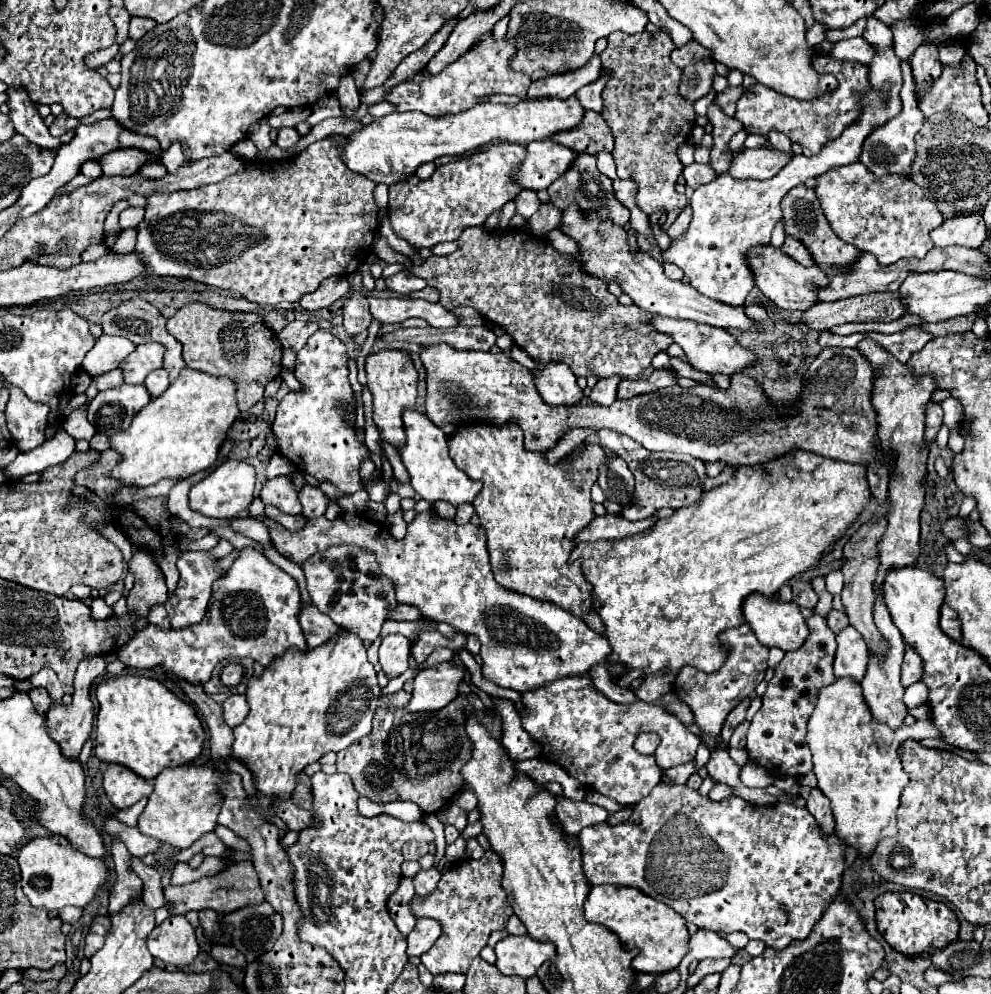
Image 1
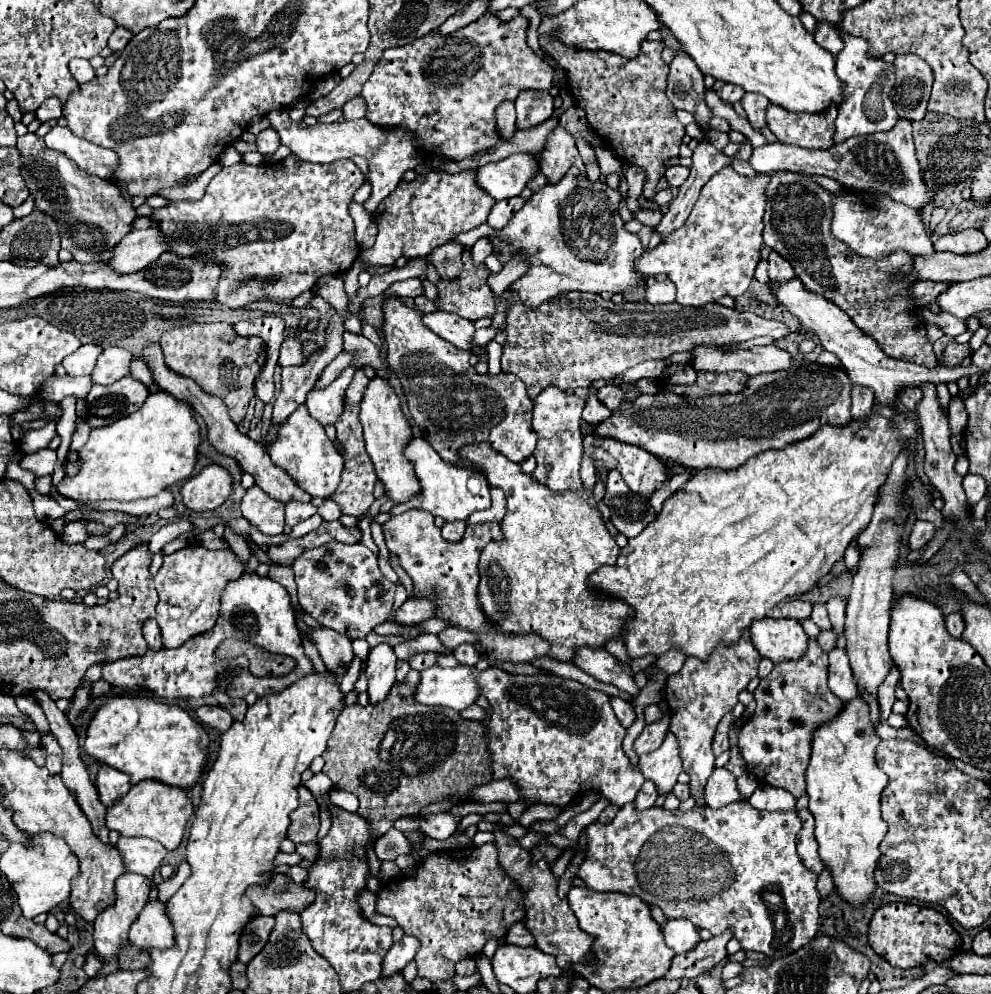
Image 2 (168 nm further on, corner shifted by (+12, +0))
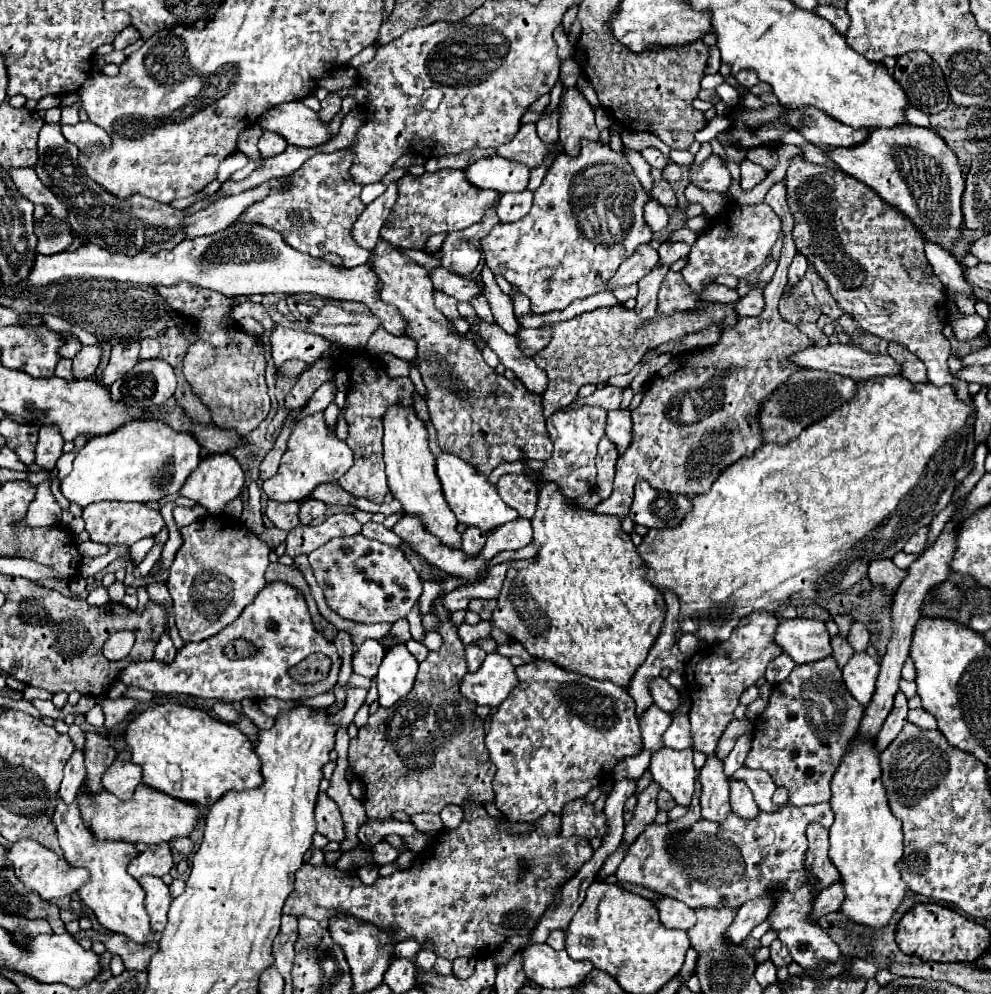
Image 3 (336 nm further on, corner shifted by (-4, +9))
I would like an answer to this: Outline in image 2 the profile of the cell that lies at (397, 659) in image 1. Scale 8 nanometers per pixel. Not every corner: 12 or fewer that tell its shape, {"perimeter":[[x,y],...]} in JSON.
{"perimeter":[[382,642],[368,654],[366,678],[372,706],[396,682],[396,654]]}

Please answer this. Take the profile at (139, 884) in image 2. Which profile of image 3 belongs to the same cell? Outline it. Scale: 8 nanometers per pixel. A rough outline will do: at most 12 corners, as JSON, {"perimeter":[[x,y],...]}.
{"perimeter":[[166,843],[150,845],[130,861],[134,879],[162,877],[172,869],[172,851]]}

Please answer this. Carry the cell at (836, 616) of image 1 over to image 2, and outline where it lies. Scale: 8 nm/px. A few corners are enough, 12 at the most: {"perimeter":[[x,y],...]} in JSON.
{"perimeter":[[832,630],[818,634],[816,642],[824,652],[836,648]]}

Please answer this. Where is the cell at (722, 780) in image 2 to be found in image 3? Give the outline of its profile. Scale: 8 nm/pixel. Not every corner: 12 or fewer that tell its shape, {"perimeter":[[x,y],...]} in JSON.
{"perimeter":[[742,781],[730,783],[732,811],[754,819],[760,811]]}

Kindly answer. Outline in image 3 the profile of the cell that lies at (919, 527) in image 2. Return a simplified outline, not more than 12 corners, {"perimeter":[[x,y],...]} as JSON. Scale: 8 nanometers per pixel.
{"perimeter":[[928,527],[920,529],[904,545],[904,553],[922,553],[928,543]]}

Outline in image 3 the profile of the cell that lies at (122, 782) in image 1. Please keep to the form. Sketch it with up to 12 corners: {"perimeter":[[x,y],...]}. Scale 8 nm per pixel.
{"perimeter":[[116,759],[102,785],[120,799],[130,799],[142,783],[136,763]]}

